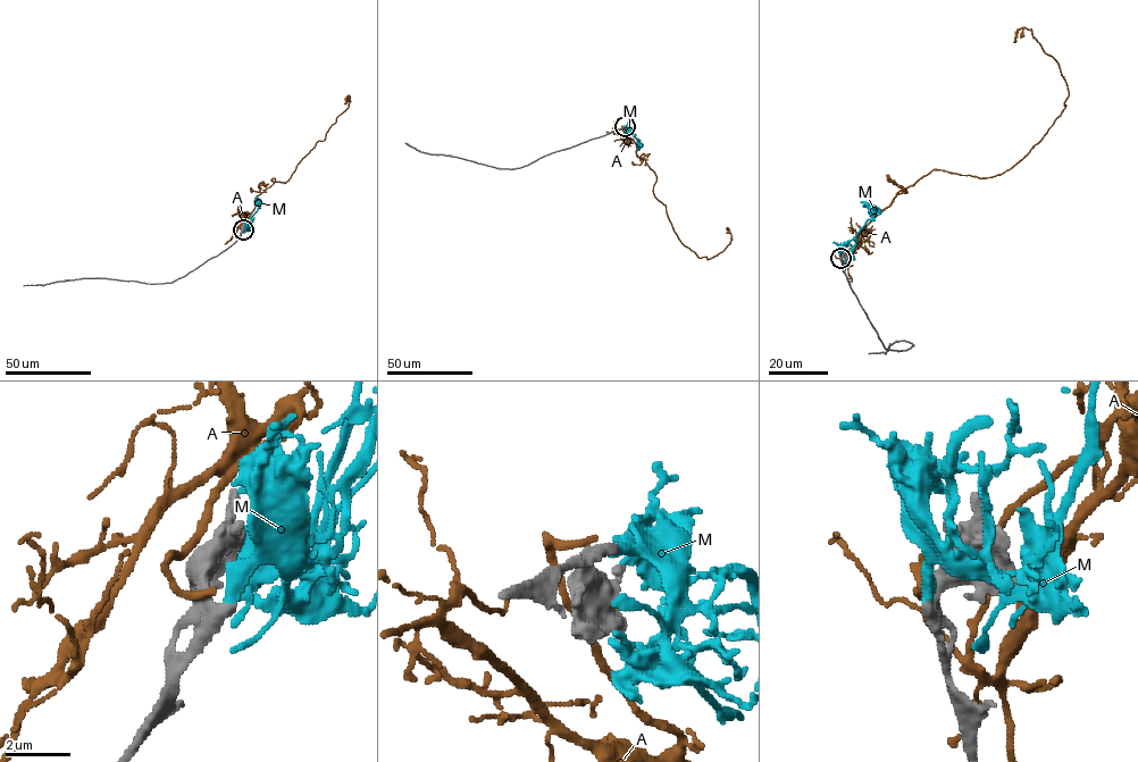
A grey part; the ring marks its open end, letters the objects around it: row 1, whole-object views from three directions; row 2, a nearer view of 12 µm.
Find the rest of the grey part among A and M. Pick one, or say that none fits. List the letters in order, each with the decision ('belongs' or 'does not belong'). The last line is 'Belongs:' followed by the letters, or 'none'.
A: does not belong
M: belongs
Belongs: M

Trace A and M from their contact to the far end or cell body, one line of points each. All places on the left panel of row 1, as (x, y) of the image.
A: (242, 229), (256, 197), (275, 182), (272, 178), (284, 183), (291, 177), (348, 107), (349, 95), (345, 103)
M: (243, 229), (248, 228), (257, 206)

